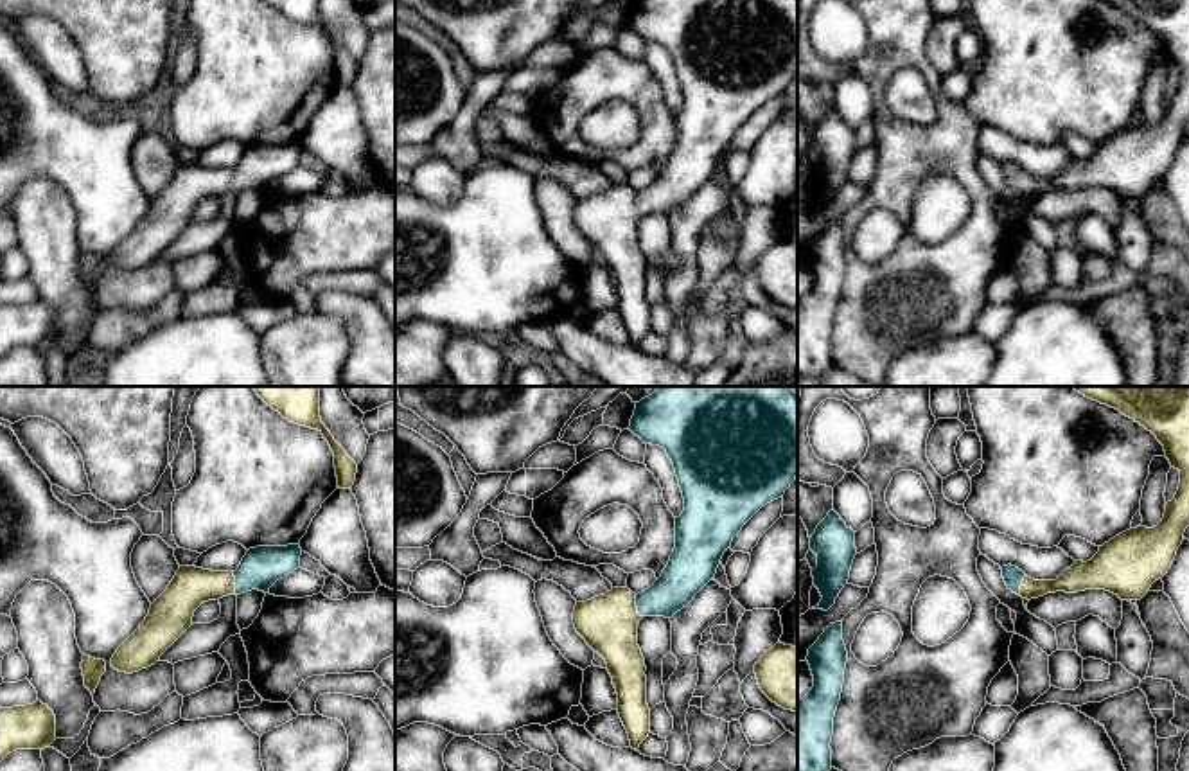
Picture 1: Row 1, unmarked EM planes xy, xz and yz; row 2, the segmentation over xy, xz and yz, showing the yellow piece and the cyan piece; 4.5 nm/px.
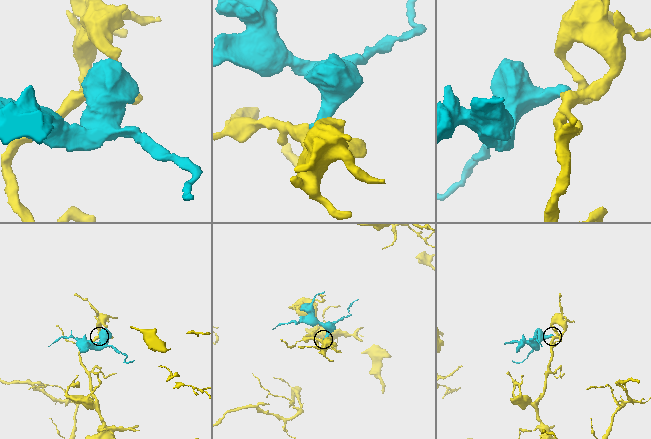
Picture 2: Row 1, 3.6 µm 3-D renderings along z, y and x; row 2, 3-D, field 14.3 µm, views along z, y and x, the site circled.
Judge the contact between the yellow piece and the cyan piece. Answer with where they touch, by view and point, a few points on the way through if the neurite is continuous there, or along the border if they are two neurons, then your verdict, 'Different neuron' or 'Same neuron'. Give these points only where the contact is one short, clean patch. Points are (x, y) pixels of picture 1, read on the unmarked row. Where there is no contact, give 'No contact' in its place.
Touches yellow at xy (234, 180). Path across: xy (191, 184), (234, 180), (261, 164). Same neuron

